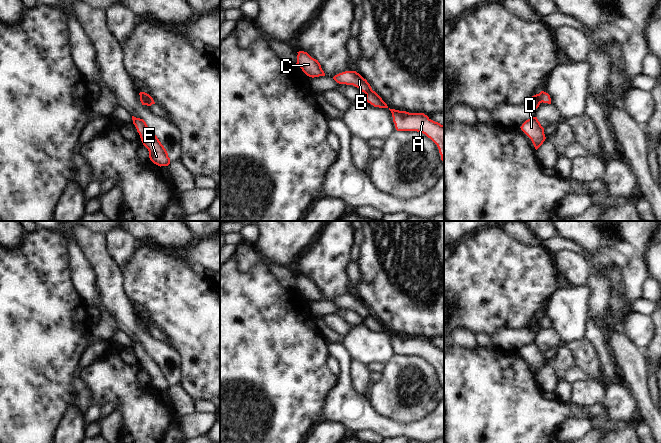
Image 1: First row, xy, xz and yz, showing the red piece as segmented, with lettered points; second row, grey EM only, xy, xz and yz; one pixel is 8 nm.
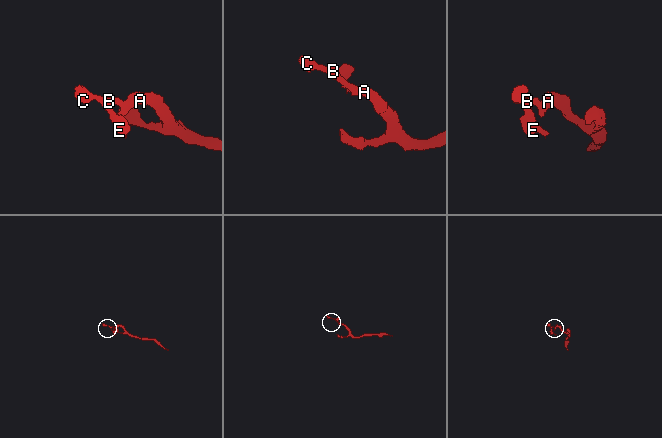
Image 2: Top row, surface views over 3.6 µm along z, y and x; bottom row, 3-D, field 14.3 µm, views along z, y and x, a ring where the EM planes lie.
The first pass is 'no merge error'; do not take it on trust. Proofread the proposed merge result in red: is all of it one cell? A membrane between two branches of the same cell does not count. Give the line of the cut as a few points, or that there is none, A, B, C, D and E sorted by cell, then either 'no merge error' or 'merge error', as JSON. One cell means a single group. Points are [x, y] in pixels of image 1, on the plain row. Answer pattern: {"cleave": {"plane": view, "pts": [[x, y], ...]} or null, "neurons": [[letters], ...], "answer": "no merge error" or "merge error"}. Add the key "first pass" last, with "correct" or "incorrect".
{"cleave": {"plane": "xy", "pts": [[142, 316], [148, 329]]}, "neurons": [["A"], ["B", "C", "D", "E"]], "answer": "merge error", "first pass": "incorrect"}

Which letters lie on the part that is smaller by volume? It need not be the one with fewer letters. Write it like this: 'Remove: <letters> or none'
Remove: B, C, D, E

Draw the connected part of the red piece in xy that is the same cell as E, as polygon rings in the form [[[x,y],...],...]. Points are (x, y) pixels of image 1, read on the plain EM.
[[[132,340],[132,344],[140,359],[143,369],[149,375],[150,384],[160,391],[168,390],[170,388],[170,382],[157,360],[149,353],[143,343]]]

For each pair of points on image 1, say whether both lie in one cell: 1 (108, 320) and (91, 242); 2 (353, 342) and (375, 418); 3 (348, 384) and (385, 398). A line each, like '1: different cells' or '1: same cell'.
1: different cells
2: different cells
3: different cells

